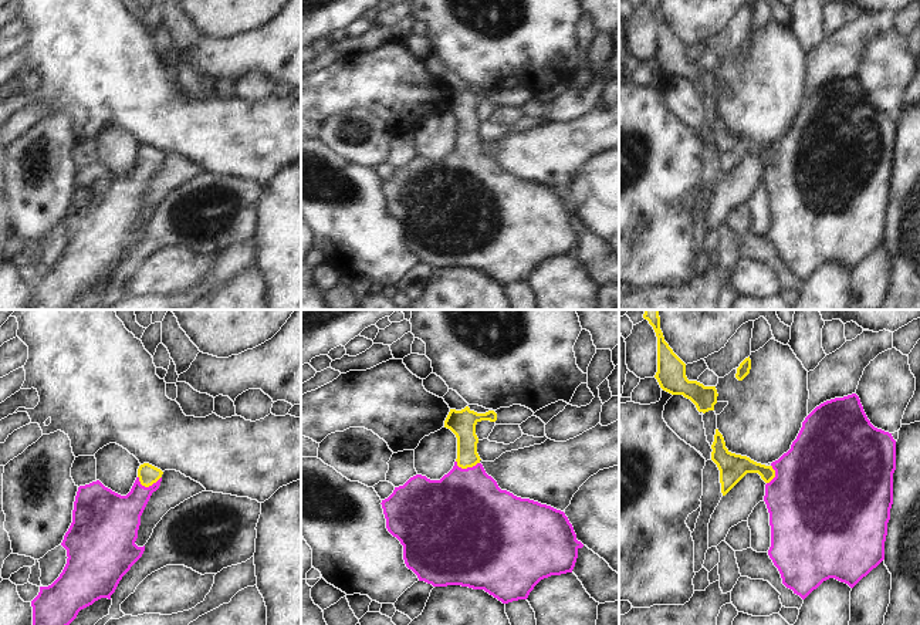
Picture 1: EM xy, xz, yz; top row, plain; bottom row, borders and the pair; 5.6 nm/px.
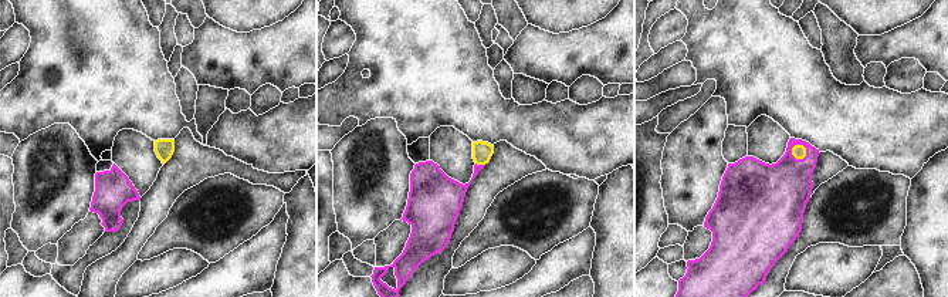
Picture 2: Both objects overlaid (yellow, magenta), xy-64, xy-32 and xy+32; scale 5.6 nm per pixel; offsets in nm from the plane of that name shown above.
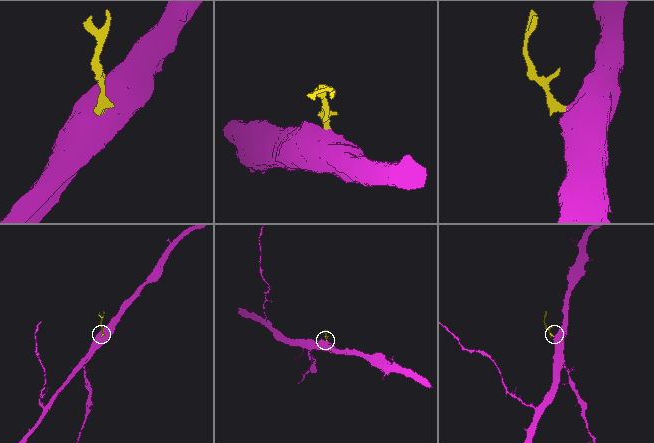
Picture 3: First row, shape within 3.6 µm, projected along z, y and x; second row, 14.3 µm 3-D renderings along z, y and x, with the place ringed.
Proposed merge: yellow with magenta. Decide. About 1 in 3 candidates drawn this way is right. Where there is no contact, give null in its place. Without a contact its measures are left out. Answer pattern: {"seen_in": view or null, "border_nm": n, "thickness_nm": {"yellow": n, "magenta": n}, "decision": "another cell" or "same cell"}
{"seen_in": "xy", "border_nm": 140, "thickness_nm": {"yellow": 120, "magenta": 240}, "decision": "same cell"}

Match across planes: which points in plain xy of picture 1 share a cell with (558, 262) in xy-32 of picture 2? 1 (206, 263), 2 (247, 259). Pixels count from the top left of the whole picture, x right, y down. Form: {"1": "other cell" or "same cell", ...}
{"1": "other cell", "2": "same cell"}

